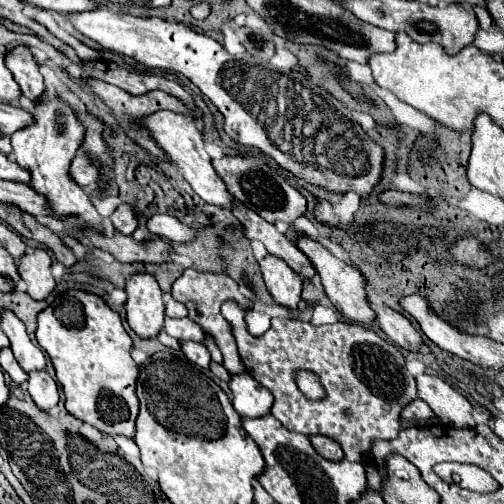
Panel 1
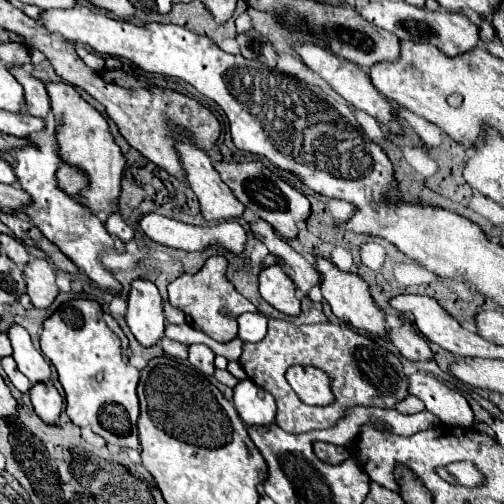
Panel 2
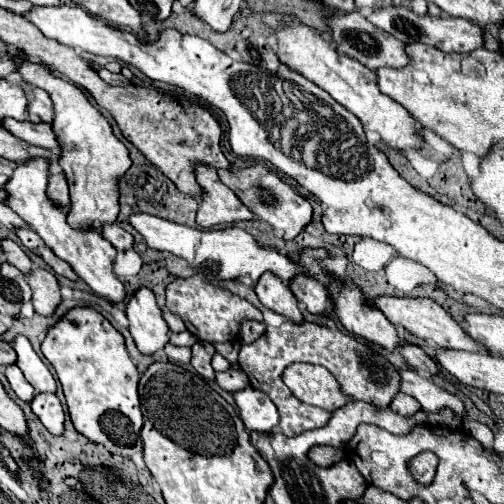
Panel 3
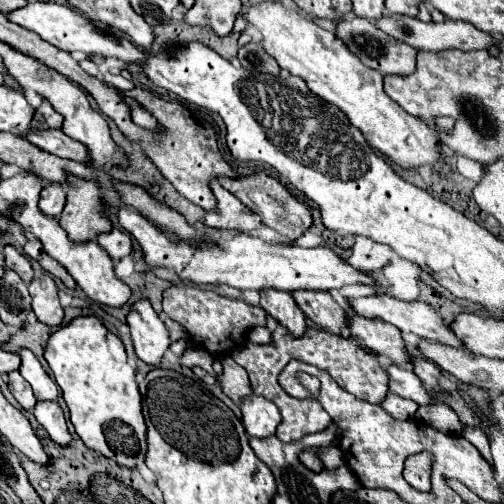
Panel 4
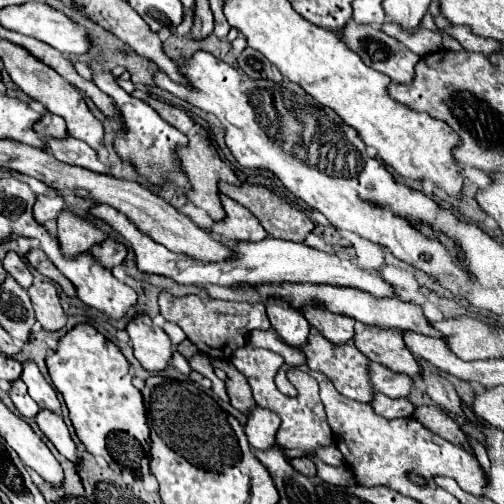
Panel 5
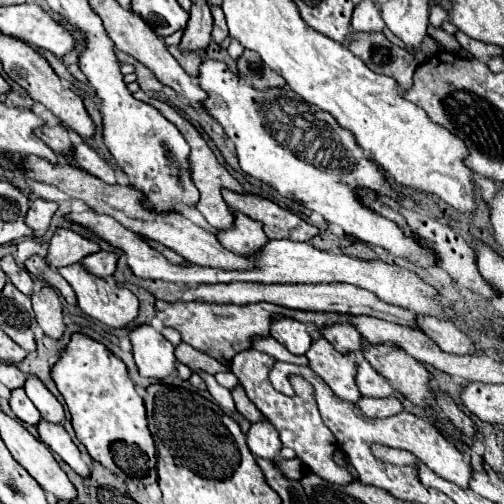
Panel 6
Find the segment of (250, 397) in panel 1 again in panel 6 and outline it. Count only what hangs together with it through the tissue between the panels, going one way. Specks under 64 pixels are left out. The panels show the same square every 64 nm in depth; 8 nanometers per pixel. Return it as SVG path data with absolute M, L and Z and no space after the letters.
M268 420L254 424L246 436L248 448L256 458L266 458L266 460L276 460L282 442L278 438L278 432L270 426Z

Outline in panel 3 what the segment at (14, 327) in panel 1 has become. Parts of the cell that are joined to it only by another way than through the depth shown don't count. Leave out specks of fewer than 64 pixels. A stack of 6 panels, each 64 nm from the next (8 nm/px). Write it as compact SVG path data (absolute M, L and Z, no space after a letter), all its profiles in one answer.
M18 336L14 340L14 350L18 354L16 366L22 370L24 378L34 386L38 394L54 394L56 392L56 380L46 368L46 364L40 360L40 356L32 350L30 342L24 336Z

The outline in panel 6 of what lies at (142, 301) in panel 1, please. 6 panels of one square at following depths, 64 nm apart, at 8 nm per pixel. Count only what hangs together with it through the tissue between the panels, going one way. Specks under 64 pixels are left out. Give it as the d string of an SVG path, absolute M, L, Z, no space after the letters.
M150 326L134 328L130 332L130 342L142 378L154 378L160 382L176 372L174 346L154 328Z

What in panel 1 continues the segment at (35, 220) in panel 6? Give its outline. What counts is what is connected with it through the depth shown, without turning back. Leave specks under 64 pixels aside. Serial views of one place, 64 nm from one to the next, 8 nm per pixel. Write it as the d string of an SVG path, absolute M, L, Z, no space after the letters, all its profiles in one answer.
M82 152L74 156L68 174L72 176L72 180L74 180L86 194L90 194L92 190L96 190L96 182L98 182L96 164L92 164Z

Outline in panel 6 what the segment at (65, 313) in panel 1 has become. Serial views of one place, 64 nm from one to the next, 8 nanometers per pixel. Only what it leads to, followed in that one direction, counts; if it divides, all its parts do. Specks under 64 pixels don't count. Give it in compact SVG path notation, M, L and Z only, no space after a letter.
M72 334L60 362L52 368L52 380L70 410L76 438L86 446L92 460L116 476L122 472L124 478L138 478L144 484L158 480L156 446L148 430L146 408L120 358L96 340L84 334Z

